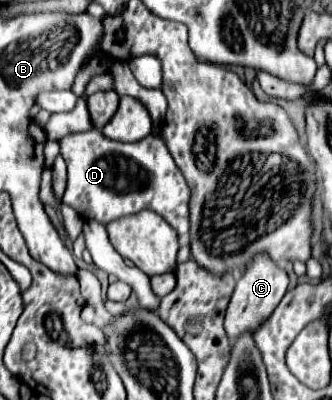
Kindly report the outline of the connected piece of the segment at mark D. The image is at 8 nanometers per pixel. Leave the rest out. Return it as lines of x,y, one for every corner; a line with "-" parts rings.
91,129
91,131
73,133
69,137
59,139
59,147
61,147
59,155
65,159
67,171
69,171
63,203
73,207
83,219
95,219
107,225
113,219
119,219
143,209
153,209
179,233
181,245
189,241
189,195
191,193
183,179
183,173
179,171
169,149
159,137
149,135
137,143
119,143
119,141
109,141
101,131

